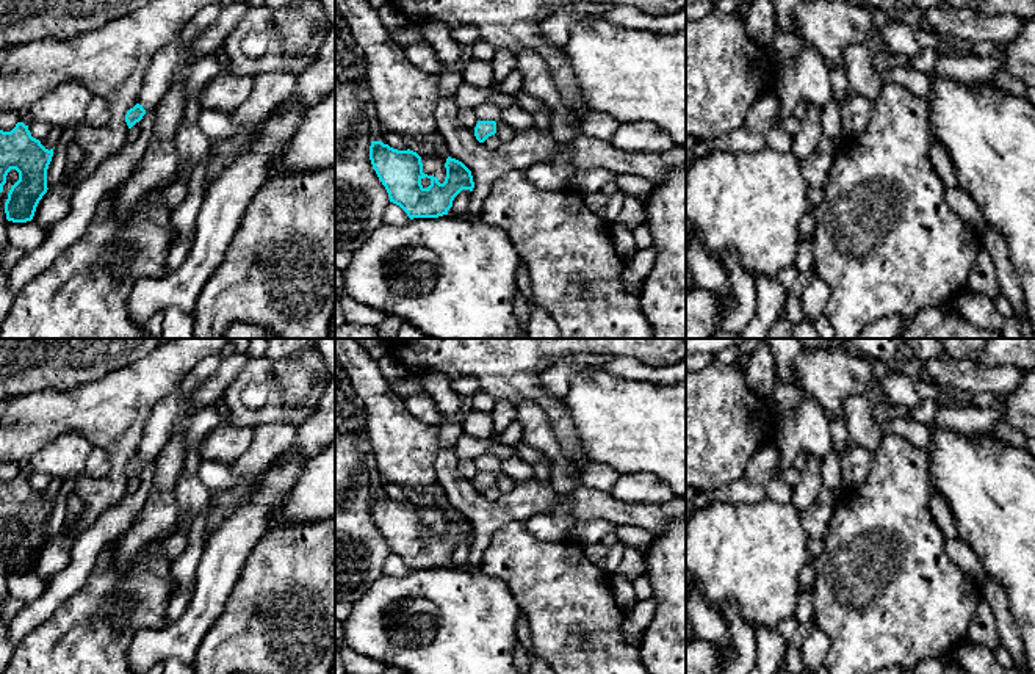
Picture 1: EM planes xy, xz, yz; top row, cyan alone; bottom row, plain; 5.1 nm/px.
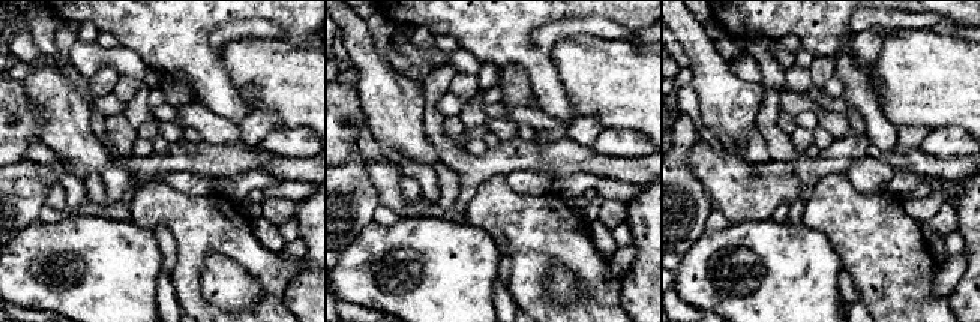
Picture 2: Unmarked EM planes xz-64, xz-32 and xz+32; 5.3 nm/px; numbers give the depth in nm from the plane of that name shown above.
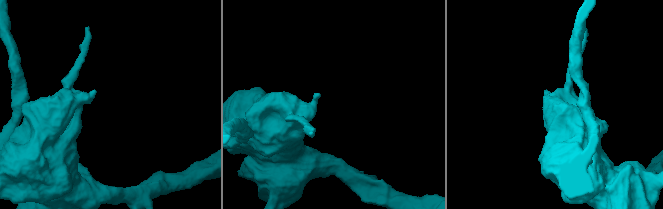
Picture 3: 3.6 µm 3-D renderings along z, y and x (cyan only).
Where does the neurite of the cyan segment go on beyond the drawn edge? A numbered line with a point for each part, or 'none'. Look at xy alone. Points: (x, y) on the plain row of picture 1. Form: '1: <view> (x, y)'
1: xy (168, 411)

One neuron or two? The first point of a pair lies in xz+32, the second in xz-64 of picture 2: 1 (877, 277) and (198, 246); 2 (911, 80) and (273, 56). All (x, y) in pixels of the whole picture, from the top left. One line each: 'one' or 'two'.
1: one
2: one

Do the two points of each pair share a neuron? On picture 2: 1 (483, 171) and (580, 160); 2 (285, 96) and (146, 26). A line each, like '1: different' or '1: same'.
1: same
2: different

